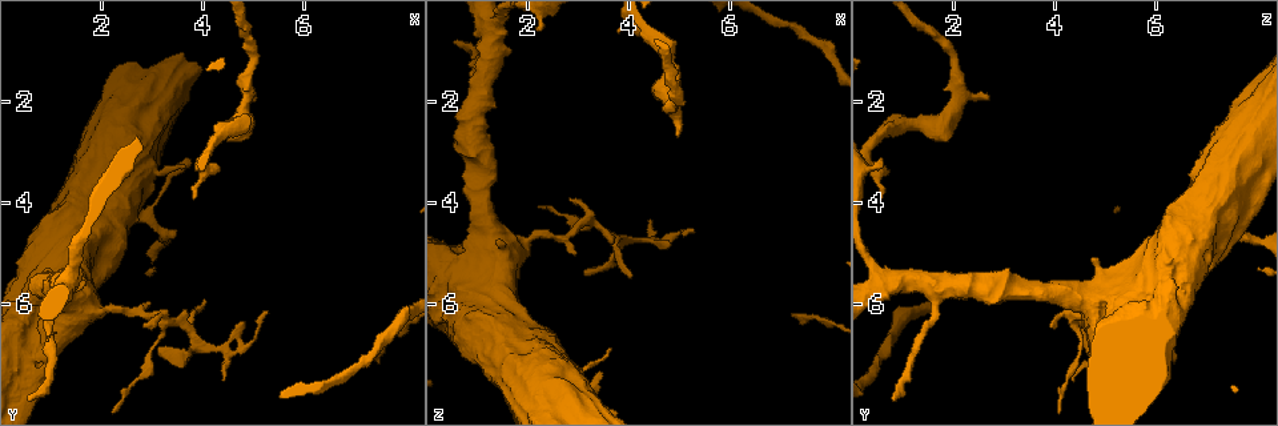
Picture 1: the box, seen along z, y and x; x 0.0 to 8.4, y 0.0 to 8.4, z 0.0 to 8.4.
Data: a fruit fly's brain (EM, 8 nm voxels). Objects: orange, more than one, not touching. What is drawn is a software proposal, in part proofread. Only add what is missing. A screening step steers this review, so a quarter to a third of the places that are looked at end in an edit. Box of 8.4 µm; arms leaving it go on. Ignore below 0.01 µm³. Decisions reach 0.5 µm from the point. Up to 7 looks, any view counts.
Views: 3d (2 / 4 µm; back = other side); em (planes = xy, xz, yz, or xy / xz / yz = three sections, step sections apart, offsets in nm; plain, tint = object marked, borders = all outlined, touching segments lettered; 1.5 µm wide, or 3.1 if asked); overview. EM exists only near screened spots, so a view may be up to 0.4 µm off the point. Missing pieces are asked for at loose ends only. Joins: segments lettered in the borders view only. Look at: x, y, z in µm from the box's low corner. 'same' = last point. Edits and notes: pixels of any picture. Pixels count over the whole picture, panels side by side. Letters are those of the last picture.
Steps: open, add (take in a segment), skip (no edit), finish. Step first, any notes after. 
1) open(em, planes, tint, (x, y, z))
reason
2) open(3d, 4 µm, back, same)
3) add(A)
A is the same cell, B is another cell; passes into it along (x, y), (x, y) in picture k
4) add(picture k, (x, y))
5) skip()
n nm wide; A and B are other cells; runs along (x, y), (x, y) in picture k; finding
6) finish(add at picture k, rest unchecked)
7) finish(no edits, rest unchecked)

open(em, yz, step 8, borders, (5.00, 1.95, 2.60))

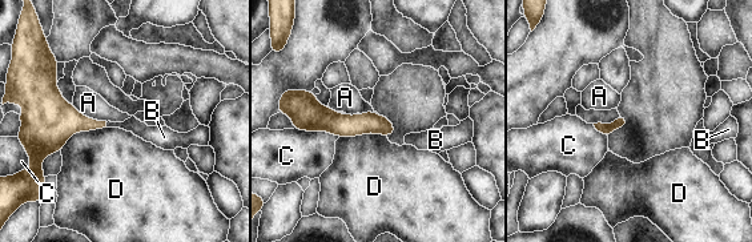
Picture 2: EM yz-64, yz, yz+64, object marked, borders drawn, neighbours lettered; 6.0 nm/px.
open(em, planes, borders, same)

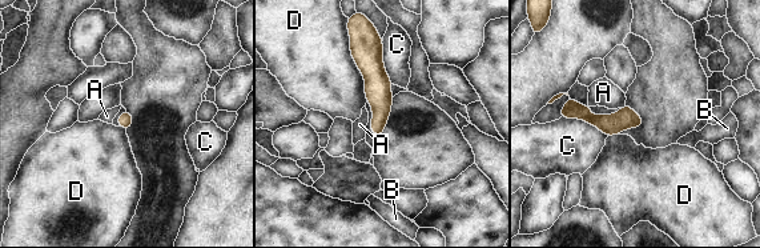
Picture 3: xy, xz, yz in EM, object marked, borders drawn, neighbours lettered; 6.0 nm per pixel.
add(B)
B is the same cell, A, C and D are other cells; passes into it along (378, 86), (372, 120), (370, 139) in picture 3; it goes on there

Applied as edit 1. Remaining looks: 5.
open(3d, 4 µm, (0.50, 7.90, 0.80))

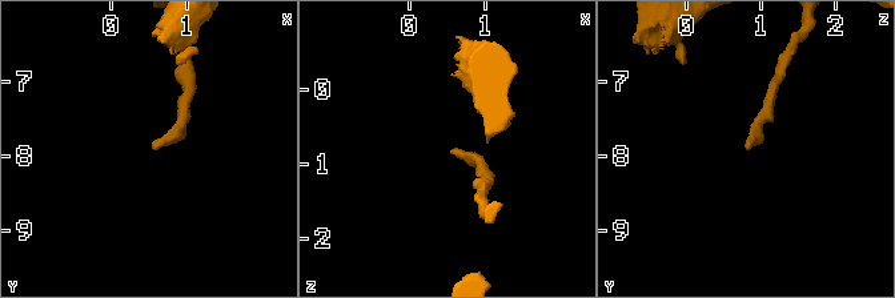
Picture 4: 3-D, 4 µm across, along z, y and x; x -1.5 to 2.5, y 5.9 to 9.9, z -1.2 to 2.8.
open(em, xz, step 4, borders, (0.55, 7.90, 0.80))

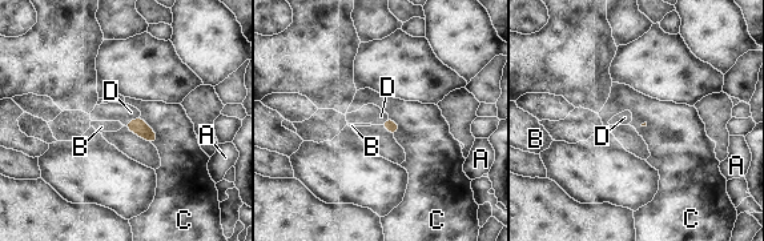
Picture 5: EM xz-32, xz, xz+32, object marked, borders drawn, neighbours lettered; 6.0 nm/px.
open(em, planes, borders, same)

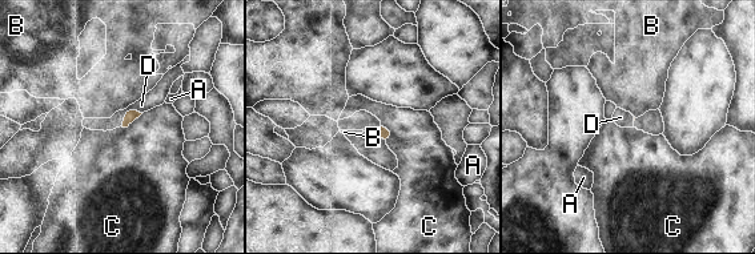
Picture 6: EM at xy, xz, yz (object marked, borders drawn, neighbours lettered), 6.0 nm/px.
skip()
A, B, C and D are other cells; border along (141, 112), (128, 109), (120, 125) in picture 6; none of them fits

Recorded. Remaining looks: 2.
finish(add at picture 3, rest unchecked)

